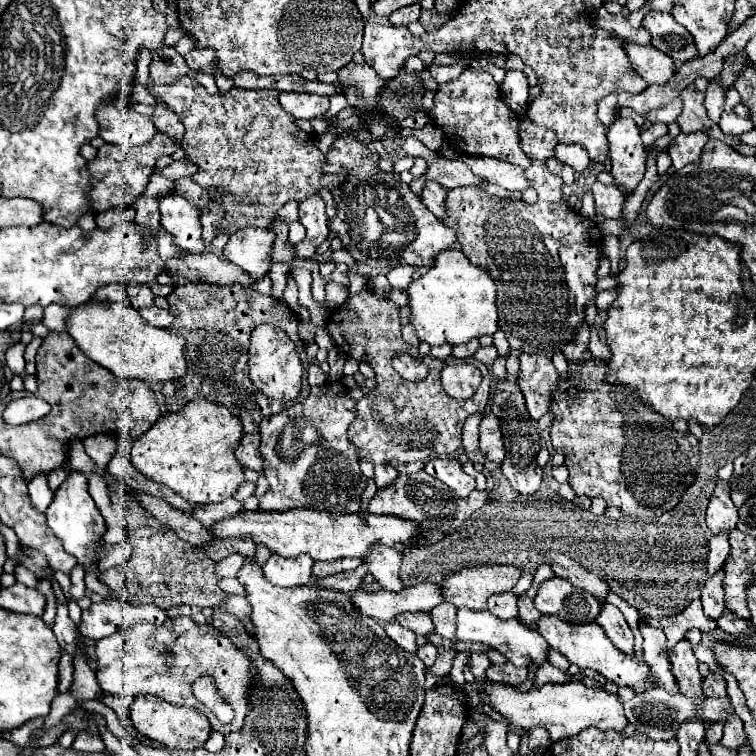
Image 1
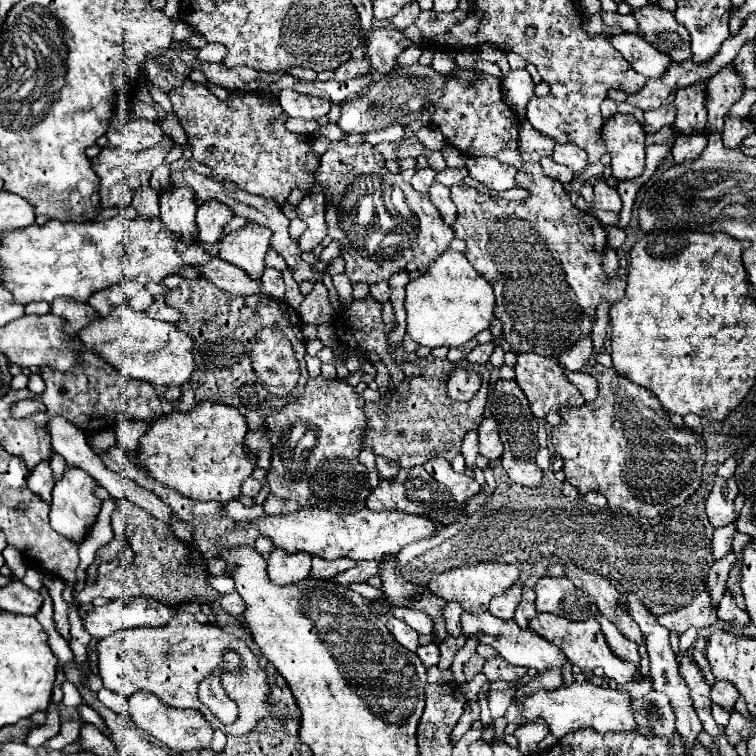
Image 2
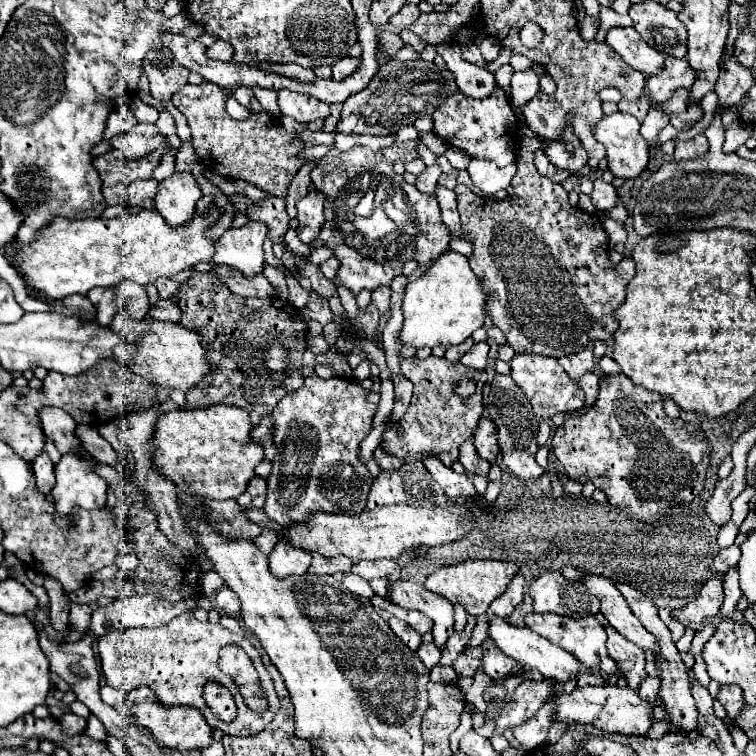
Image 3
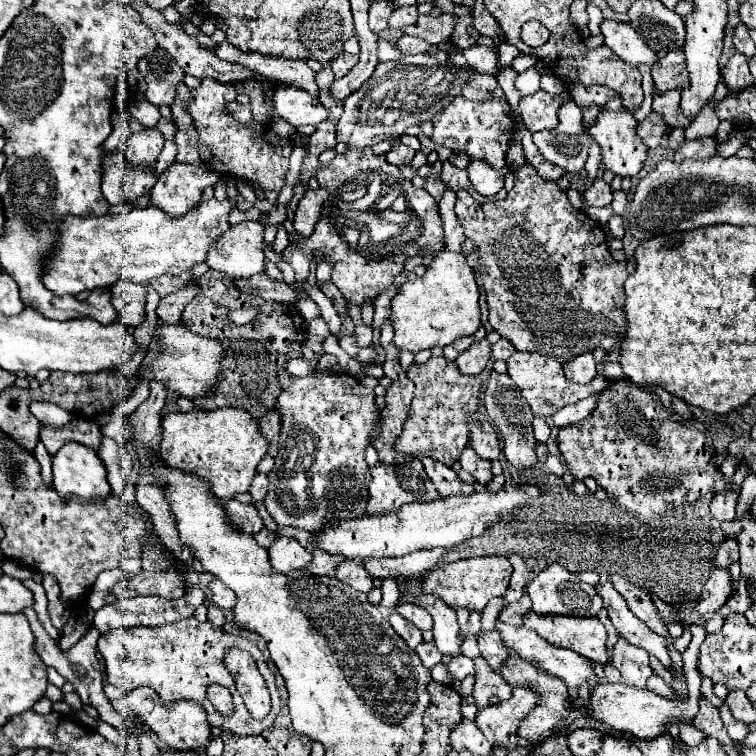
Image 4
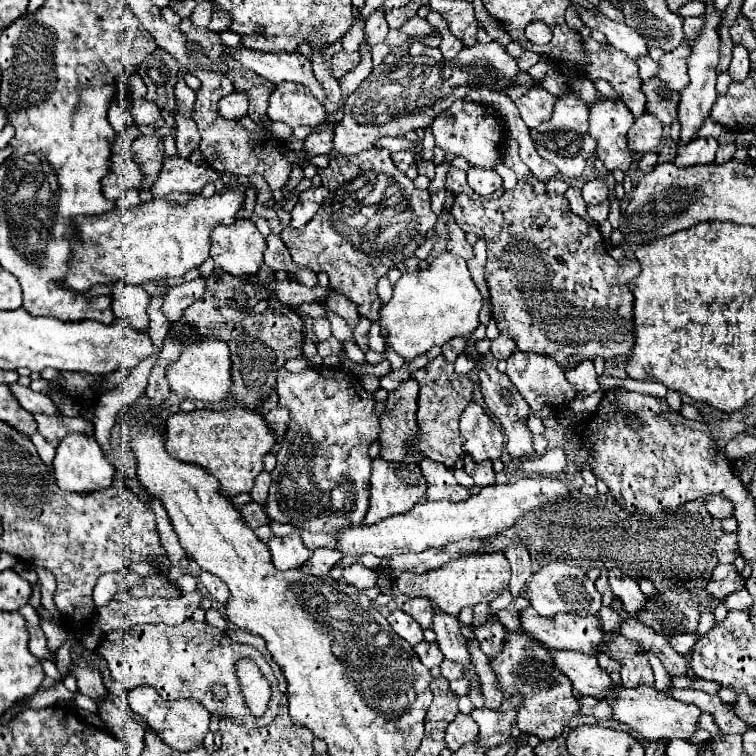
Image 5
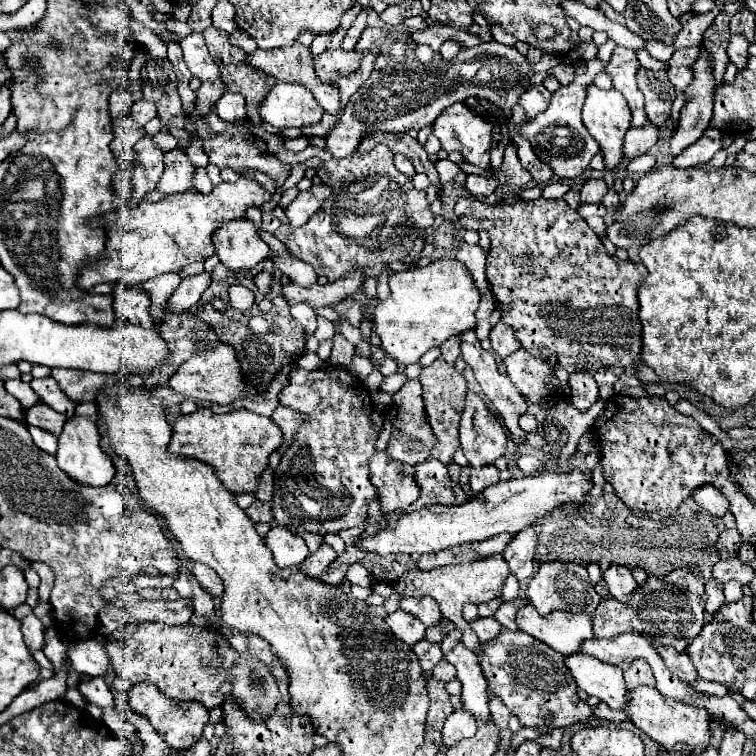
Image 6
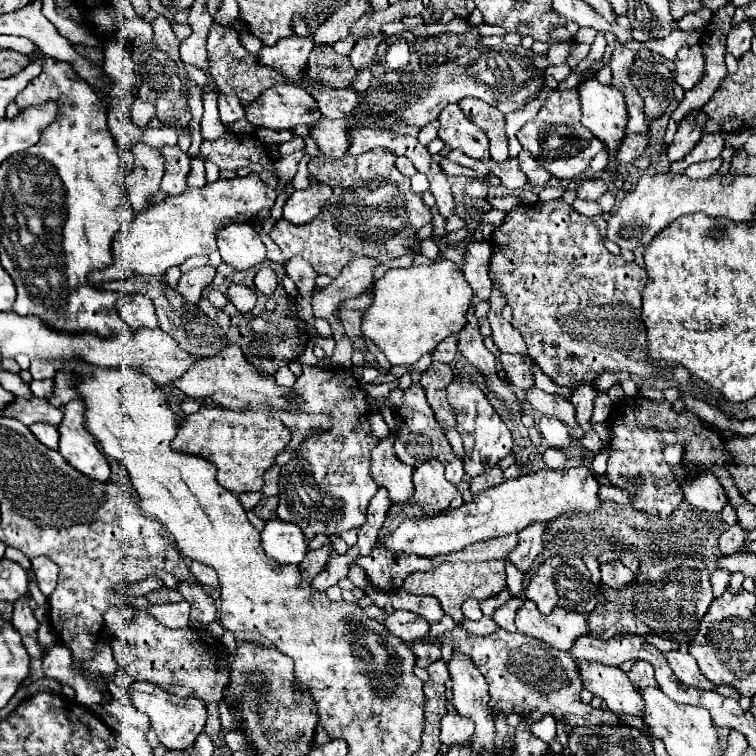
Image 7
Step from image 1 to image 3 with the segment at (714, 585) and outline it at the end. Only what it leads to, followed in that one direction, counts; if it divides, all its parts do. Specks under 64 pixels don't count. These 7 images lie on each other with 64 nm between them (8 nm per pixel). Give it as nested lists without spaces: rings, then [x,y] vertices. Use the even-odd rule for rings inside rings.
[[[732,544],[730,548],[718,550],[718,554],[712,560],[712,572],[714,572],[714,576],[724,578],[730,568],[738,566],[738,560],[740,560],[740,548],[736,544]]]

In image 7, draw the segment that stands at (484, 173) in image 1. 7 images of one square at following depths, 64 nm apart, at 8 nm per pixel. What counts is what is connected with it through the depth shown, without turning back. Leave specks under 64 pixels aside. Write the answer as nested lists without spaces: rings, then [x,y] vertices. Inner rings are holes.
[[[470,180],[468,186],[466,186],[466,192],[472,200],[480,200],[480,198],[486,198],[488,194],[488,188],[486,188],[486,182],[480,182],[480,180]]]

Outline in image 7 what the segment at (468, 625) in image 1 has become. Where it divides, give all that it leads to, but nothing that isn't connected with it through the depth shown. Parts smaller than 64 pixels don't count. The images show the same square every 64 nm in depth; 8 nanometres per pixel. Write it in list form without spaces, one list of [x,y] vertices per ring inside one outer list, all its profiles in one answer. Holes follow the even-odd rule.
[[[578,660],[576,666],[584,688],[602,698],[608,704],[608,710],[612,710],[614,714],[628,712],[640,716],[640,696],[618,666],[606,666],[586,660]]]

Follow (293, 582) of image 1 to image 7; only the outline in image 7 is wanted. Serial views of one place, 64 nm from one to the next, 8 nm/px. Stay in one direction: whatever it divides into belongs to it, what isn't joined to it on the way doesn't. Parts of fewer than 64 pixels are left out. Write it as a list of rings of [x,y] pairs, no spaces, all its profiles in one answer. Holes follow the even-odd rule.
[[[278,518],[266,522],[262,532],[262,548],[280,564],[300,564],[308,552],[306,538],[298,524],[288,524]]]

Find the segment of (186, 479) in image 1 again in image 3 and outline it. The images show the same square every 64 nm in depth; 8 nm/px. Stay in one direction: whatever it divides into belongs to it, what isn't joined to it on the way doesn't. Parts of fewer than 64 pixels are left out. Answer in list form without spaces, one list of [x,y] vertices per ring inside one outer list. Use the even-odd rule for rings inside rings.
[[[228,404],[160,414],[152,438],[156,448],[152,454],[154,470],[174,482],[184,494],[210,500],[236,500],[264,458],[264,450],[250,440],[250,430],[248,412]]]

